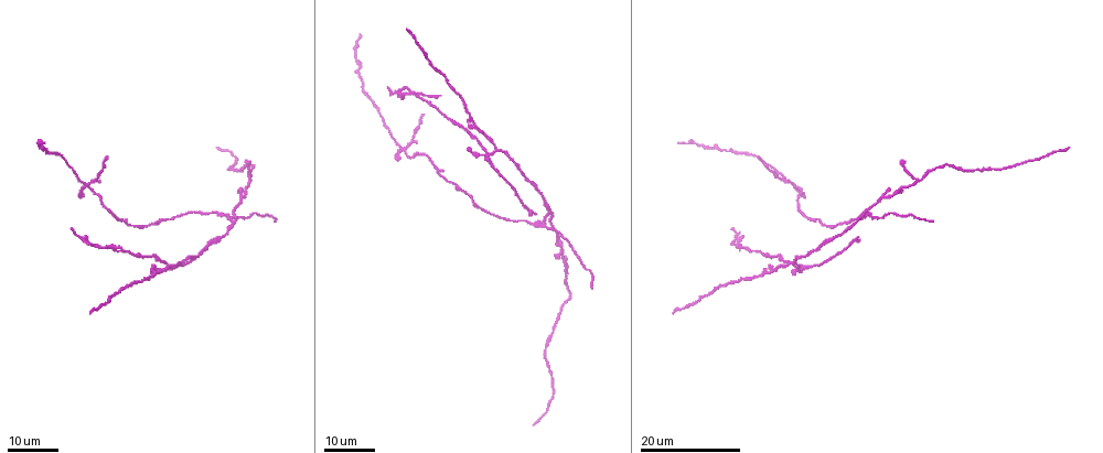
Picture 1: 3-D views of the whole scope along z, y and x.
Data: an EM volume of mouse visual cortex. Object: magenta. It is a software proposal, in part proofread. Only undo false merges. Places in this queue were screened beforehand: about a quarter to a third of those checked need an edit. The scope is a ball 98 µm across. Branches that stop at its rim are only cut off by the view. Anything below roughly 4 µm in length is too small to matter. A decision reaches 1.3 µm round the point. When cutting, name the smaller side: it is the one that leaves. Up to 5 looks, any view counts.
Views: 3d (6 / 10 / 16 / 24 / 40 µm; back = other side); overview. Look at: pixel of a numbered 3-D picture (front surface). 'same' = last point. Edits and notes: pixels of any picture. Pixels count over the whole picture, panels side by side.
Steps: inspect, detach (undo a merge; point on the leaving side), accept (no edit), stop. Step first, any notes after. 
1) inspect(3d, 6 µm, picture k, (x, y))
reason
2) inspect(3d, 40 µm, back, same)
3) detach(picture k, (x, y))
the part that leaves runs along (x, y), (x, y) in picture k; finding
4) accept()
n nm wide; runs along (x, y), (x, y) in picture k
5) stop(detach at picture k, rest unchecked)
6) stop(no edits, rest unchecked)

inspect(3d, 24 µm, picture 1, (205, 249))
thick turns thin

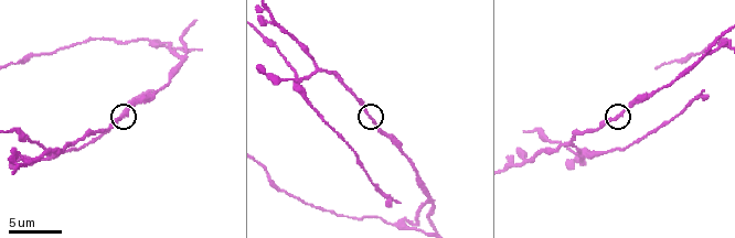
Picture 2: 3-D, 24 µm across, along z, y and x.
inspect(3d, 10 µm, picture 2, (616, 119))
closer look

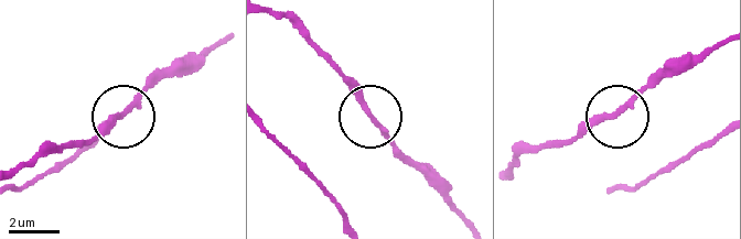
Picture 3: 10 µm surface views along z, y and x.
inspect(3d, 6 µm, picture 3, (124, 112))

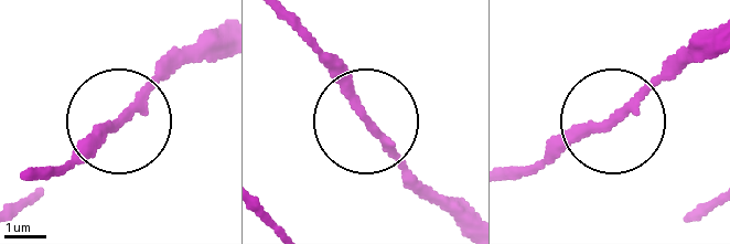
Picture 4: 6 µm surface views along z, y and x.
accept()
runs along (464, 221), (300, 34) in picture 4; all the same neuron

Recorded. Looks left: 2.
inspect(3d, 10 µm, picture 2, (295, 78))
looks like a crossing

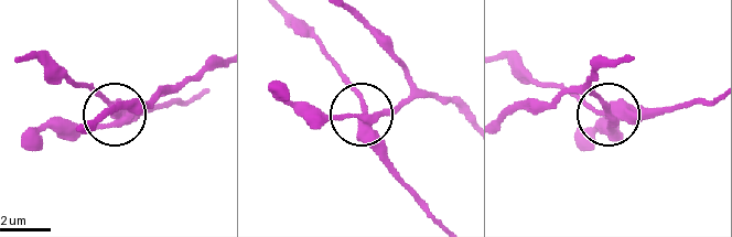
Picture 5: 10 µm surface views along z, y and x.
inspect(3d, 6 µm, picture 5, (363, 115))

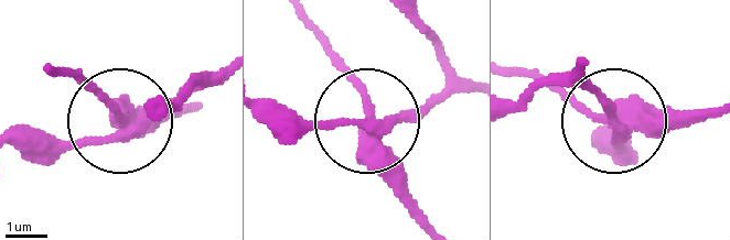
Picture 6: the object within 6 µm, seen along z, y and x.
detach(picture 6, (400, 189))
4 arms; the part that leaves runs along (377, 131), (313, 19) in picture 6; two neurons meet here

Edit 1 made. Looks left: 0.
stop(detach at picture 6, rest unchecked)

